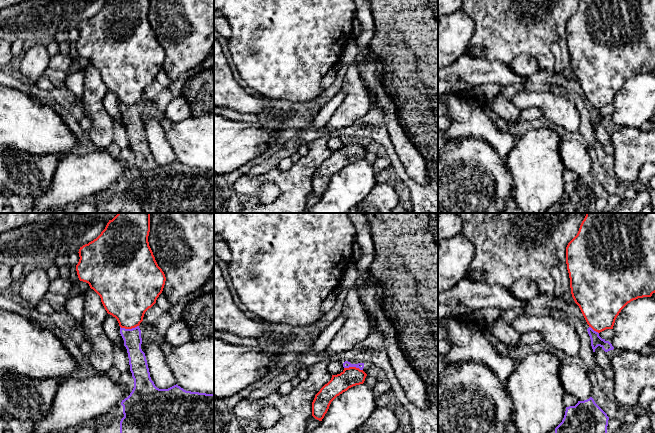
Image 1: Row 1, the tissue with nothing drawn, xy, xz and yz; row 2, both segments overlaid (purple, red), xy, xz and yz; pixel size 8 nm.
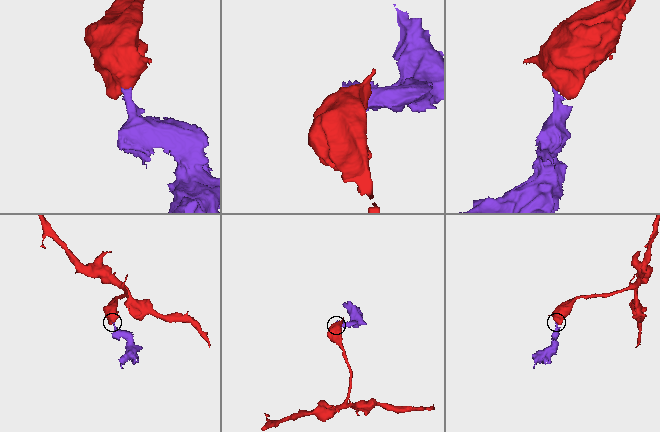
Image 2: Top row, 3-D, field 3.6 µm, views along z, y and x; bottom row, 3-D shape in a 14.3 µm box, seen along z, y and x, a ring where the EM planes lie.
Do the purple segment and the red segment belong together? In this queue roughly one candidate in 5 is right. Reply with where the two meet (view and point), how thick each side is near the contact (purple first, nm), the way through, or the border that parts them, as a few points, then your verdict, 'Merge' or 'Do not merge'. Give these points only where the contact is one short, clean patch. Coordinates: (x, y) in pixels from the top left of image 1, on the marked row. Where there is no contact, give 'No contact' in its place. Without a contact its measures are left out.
Touches purple at xy (129, 329). Thickness 140 nm (purple) against 360 nm. Boundary: xy (138, 325), (132, 328), (120, 327). Do not merge

